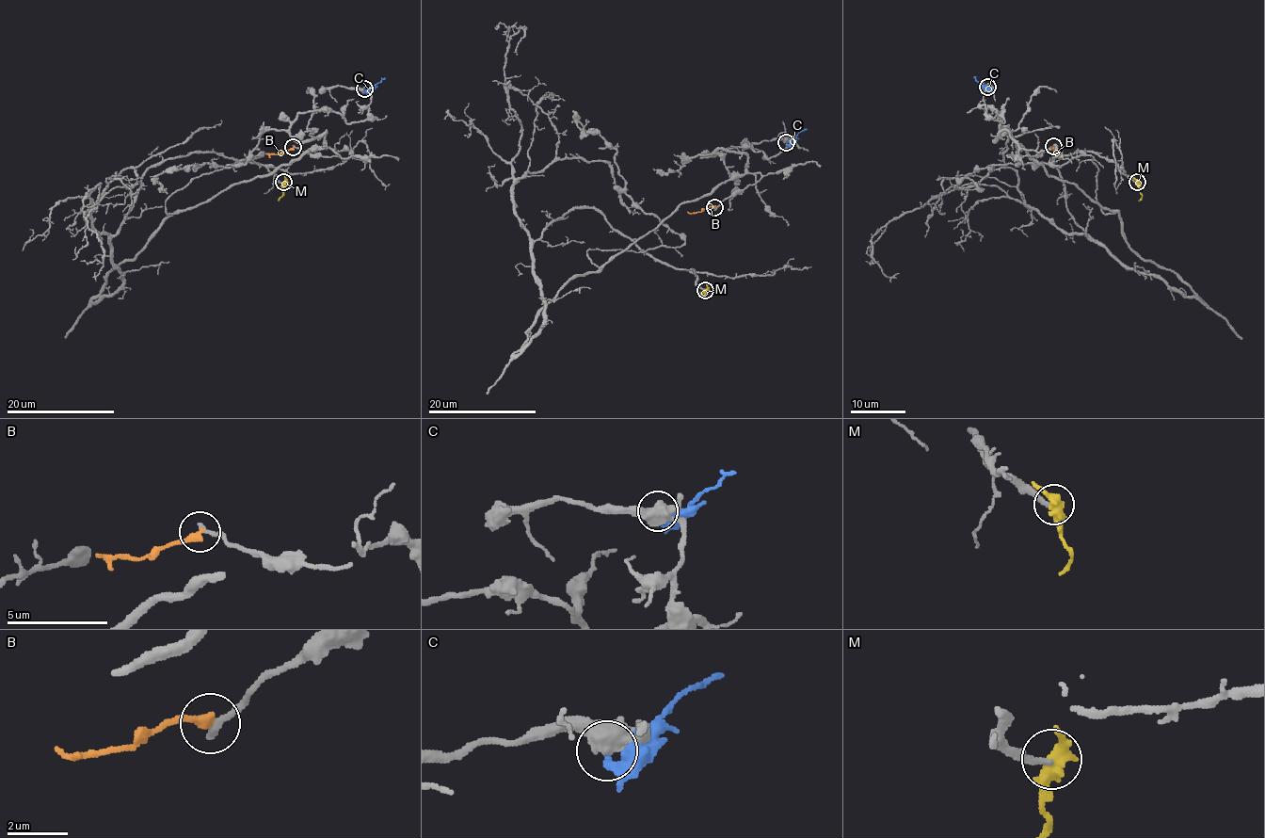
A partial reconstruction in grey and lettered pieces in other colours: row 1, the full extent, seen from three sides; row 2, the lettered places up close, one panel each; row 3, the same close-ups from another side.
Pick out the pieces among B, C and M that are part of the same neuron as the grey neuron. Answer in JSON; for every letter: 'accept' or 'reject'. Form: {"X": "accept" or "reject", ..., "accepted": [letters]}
{"B": "reject", "C": "reject", "M": "reject", "accepted": []}

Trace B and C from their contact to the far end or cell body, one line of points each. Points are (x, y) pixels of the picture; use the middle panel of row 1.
B: (715, 208), (687, 212)
C: (786, 142), (788, 144), (807, 128)

